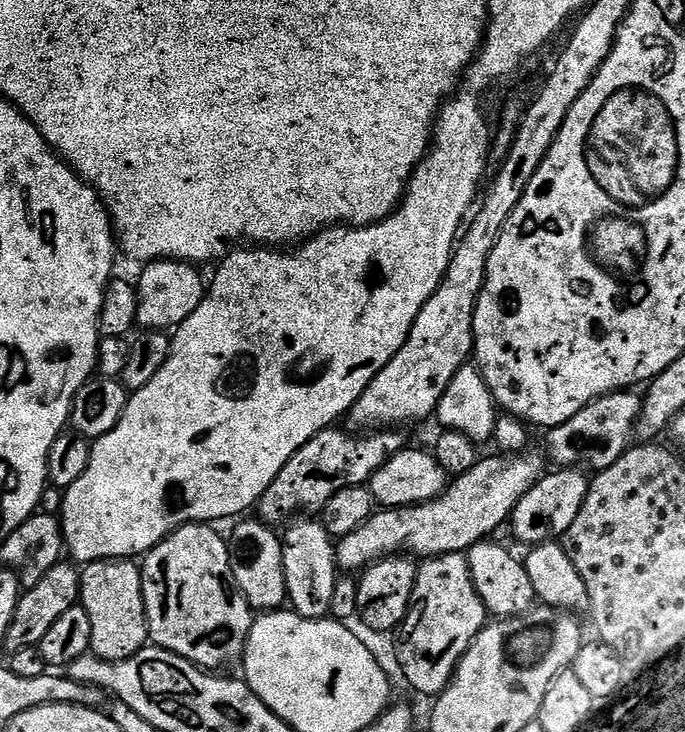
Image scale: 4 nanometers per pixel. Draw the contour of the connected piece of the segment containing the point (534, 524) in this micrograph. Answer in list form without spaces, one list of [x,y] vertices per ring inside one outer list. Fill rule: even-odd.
[[[562,468],[549,471],[518,502],[510,517],[511,535],[527,546],[550,544],[559,541],[570,530],[582,502],[586,502],[589,477],[580,468]]]

